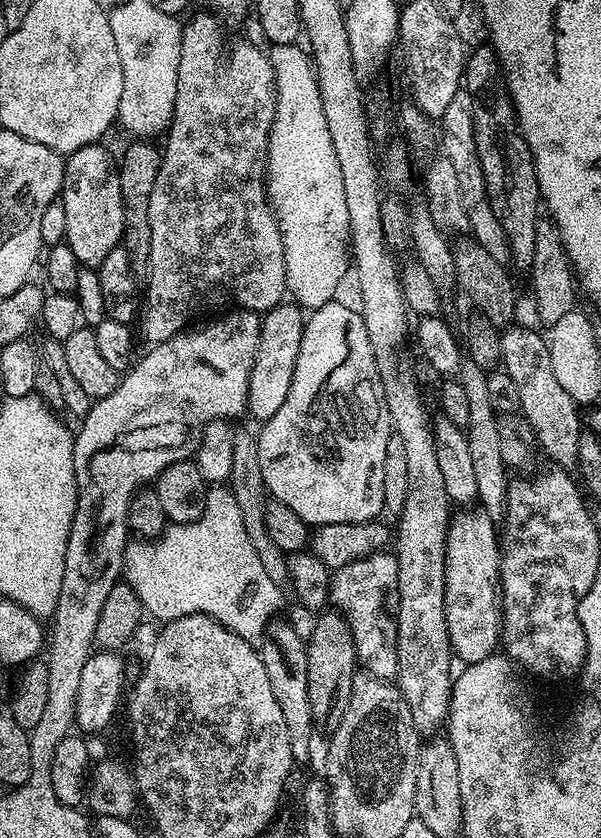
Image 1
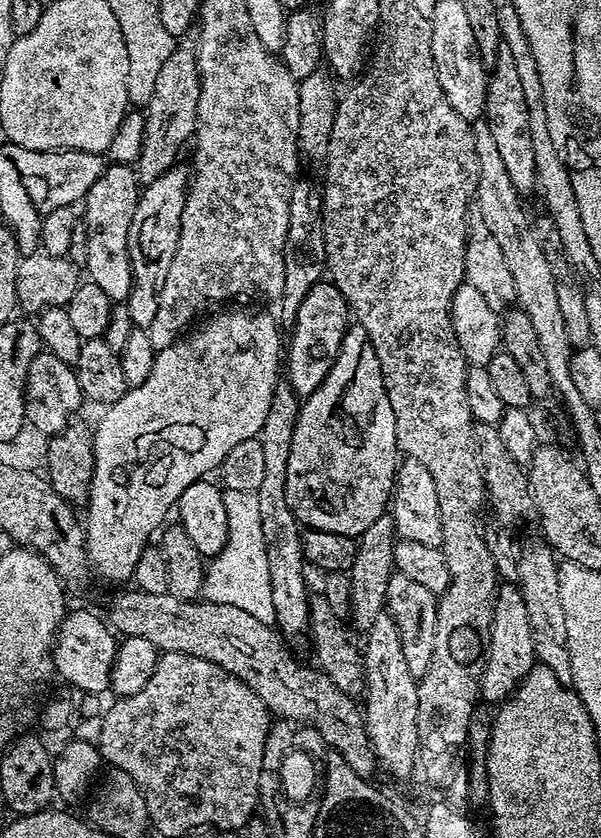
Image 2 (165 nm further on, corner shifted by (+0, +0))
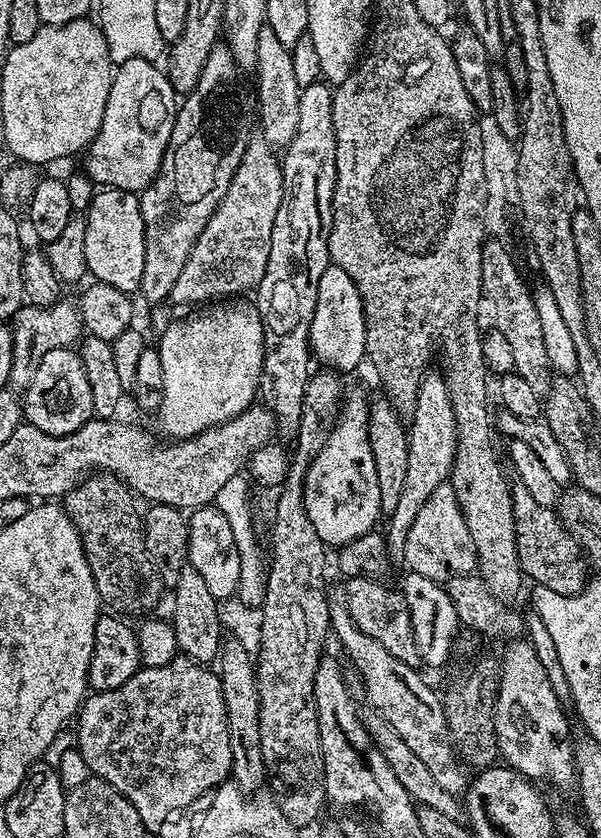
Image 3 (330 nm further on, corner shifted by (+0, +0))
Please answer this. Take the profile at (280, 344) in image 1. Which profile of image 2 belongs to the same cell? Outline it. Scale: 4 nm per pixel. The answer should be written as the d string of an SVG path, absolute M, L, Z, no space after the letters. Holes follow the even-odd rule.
M330 282L312 285L302 298L296 311L296 319L291 321L292 341L286 344L286 376L287 384L295 390L297 396L306 398L326 378L336 360L340 342L344 337L345 328L349 327L350 313L348 304L342 294Z

